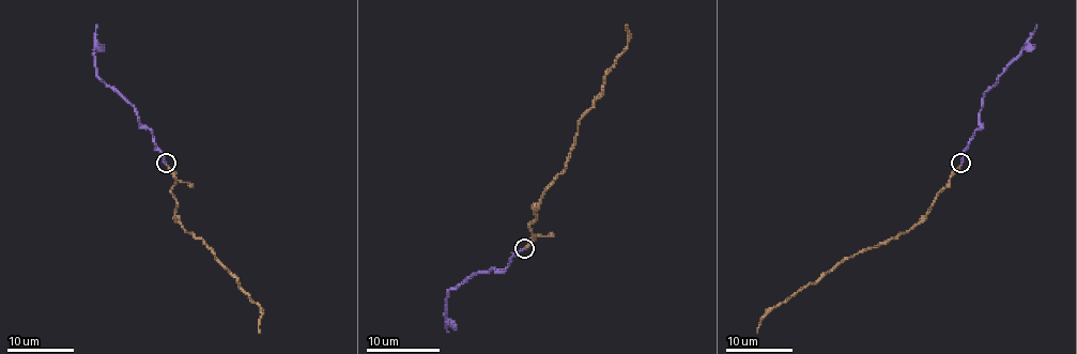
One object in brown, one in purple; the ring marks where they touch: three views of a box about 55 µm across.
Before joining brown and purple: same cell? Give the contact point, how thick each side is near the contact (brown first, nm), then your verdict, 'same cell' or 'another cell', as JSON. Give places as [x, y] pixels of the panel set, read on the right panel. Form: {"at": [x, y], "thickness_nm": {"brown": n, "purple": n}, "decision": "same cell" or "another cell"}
{"at": [960, 163], "thickness_nm": {"brown": 190, "purple": 190}, "decision": "same cell"}

